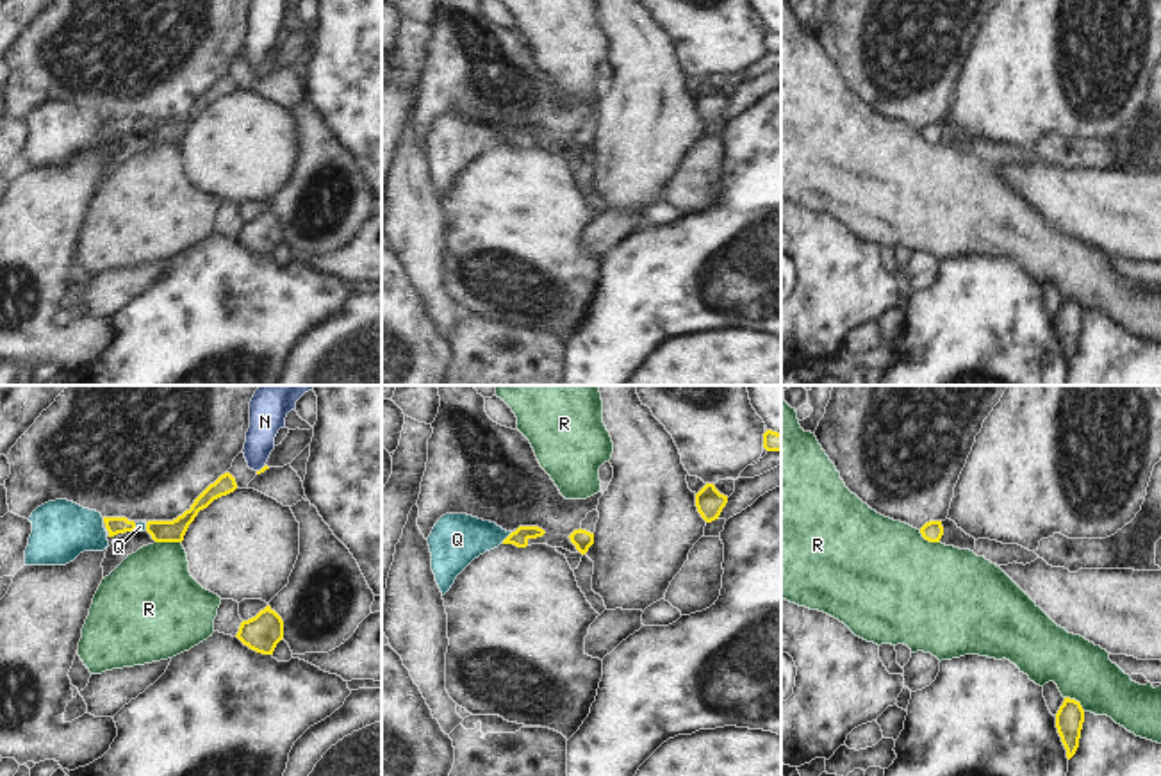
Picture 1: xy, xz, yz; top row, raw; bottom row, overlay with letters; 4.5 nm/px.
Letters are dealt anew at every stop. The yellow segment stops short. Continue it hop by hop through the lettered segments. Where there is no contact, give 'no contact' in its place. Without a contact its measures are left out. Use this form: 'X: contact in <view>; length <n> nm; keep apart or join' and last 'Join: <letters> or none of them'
N: contact in xy; length 50 nm; keep apart
Q: contact in xz; length 90 nm; join
R: contact in xy; length 120 nm; keep apart
Join: Q

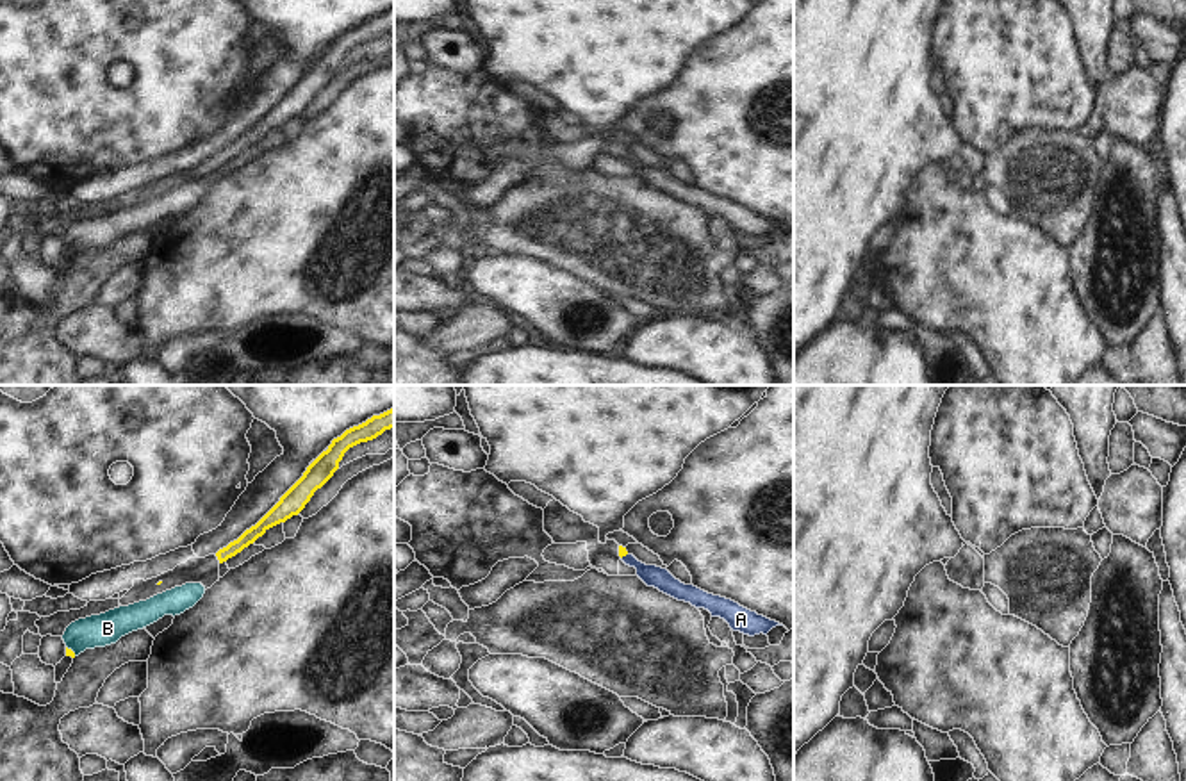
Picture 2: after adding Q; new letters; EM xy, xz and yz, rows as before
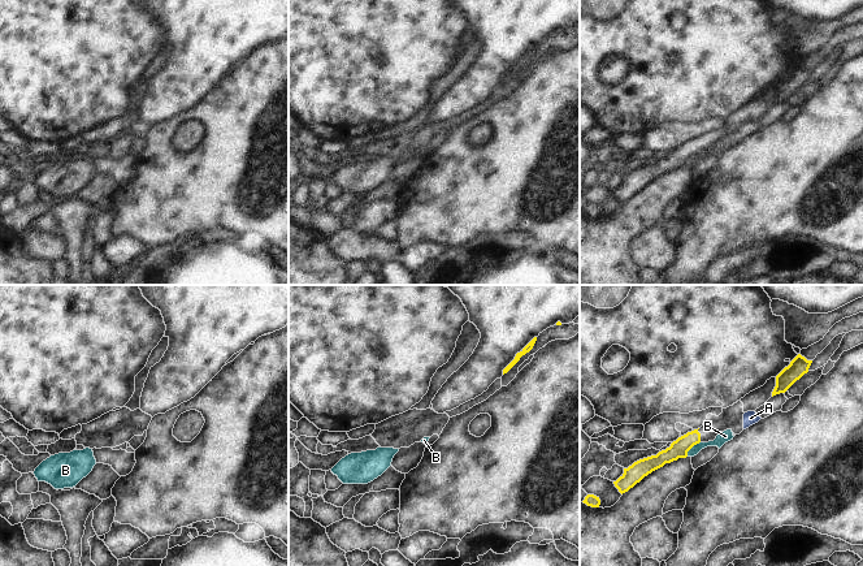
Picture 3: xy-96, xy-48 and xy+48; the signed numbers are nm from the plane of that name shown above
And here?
A: contact in xz; length 40 nm; keep apart
B: contact in xy; length 60 nm; keep apart
Join: none of them

